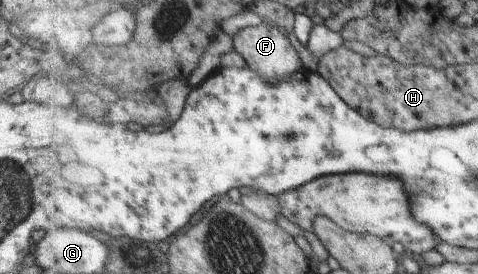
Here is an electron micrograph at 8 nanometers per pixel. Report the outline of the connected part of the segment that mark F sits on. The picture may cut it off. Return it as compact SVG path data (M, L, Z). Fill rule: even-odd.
M264 22L259 26L245 28L234 35L234 41L235 50L245 59L248 67L261 71L269 83L291 81L304 70L297 47L277 25Z

